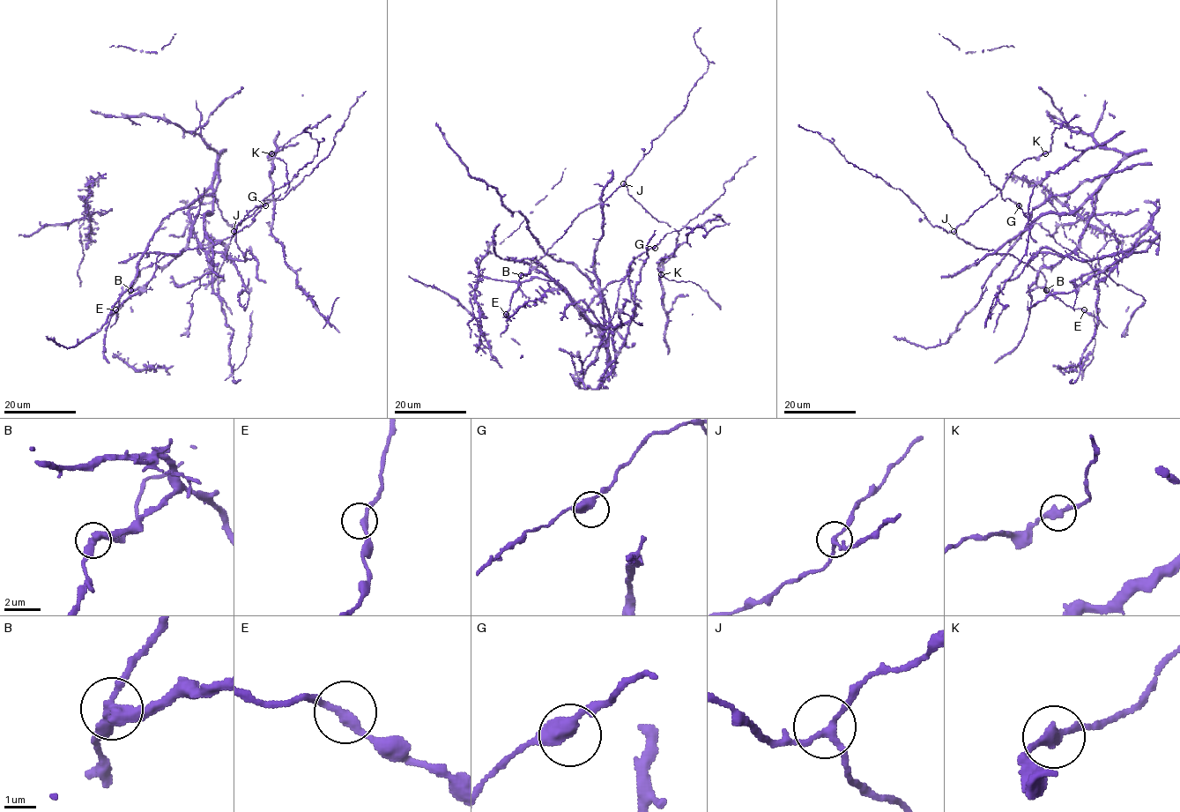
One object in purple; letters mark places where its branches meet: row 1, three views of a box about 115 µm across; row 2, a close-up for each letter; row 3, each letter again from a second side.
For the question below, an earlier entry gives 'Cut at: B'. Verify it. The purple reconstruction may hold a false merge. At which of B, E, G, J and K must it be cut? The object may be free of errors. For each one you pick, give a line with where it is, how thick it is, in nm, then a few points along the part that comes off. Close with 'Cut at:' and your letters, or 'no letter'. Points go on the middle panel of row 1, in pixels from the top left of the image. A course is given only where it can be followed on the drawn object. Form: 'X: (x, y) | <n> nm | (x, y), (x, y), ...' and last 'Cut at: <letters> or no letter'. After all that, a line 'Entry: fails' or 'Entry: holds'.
B: (521, 275) | 340 nm
Cut at: B
Entry: holds

